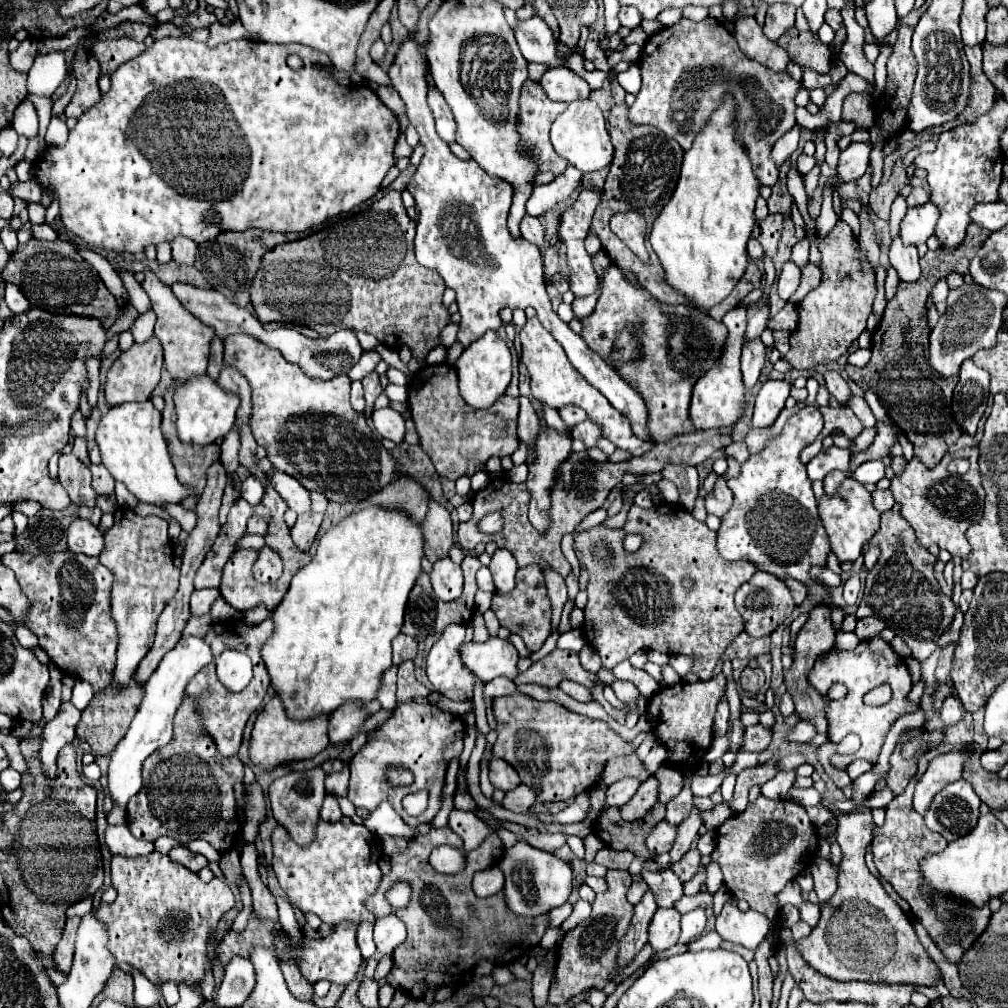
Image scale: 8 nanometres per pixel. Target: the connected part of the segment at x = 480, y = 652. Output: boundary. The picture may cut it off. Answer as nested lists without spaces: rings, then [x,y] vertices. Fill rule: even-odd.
[[[489,638],[487,642],[465,642],[459,648],[459,656],[463,664],[477,674],[483,682],[491,682],[497,676],[515,678],[519,654],[511,640]]]

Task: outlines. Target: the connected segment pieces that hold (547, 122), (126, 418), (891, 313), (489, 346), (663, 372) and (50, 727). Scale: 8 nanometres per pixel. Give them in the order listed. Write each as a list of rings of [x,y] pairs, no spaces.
[[[525,80],[523,90],[521,90],[521,116],[519,116],[519,134],[523,138],[525,144],[531,144],[533,152],[535,152],[535,160],[539,162],[539,170],[541,172],[553,172],[555,176],[563,174],[563,170],[567,168],[567,162],[553,150],[553,144],[549,140],[549,130],[551,124],[555,122],[555,118],[567,108],[567,104],[563,102],[553,102],[547,98],[547,94],[543,92],[539,82],[533,80]]]
[[[151,400],[145,402],[127,402],[121,406],[111,408],[99,422],[97,428],[97,446],[101,450],[103,466],[111,472],[111,476],[117,482],[123,482],[127,490],[139,500],[147,502],[159,508],[165,508],[167,504],[181,504],[187,496],[195,494],[195,488],[187,488],[185,484],[179,484],[175,476],[175,468],[171,464],[171,458],[167,456],[167,444],[161,434],[161,412],[151,404]]]
[[[971,224],[967,228],[967,238],[963,246],[955,254],[945,254],[941,250],[927,252],[921,258],[921,278],[915,284],[899,282],[897,296],[887,302],[887,310],[871,336],[871,360],[863,366],[845,366],[847,376],[859,384],[863,390],[871,390],[877,394],[881,406],[887,410],[891,420],[905,432],[905,436],[915,446],[915,456],[933,468],[941,462],[951,444],[963,434],[959,424],[955,424],[951,416],[951,398],[953,388],[957,384],[957,376],[943,378],[933,368],[929,368],[929,326],[927,326],[927,310],[925,302],[931,294],[931,288],[937,280],[955,272],[953,268],[961,266],[961,276],[969,272],[969,262],[983,246],[991,232],[979,228],[979,224]]]
[[[487,330],[477,342],[463,350],[453,368],[459,376],[459,392],[463,400],[473,408],[489,408],[501,394],[505,394],[505,388],[511,382],[511,352],[503,338],[493,330]]]
[[[611,264],[603,278],[603,290],[597,306],[591,316],[581,320],[581,324],[581,338],[601,358],[609,356],[617,334],[627,324],[633,324],[639,332],[643,358],[627,362],[617,372],[643,396],[649,410],[647,426],[651,430],[651,438],[655,442],[667,442],[677,434],[693,430],[689,420],[691,390],[695,382],[717,362],[719,348],[723,348],[727,340],[727,328],[723,322],[717,322],[703,312],[695,312],[689,306],[667,306],[657,302],[645,288],[631,286],[623,278],[621,270]]]
[[[63,702],[57,716],[43,726],[39,762],[45,778],[57,778],[57,754],[65,744],[75,738],[75,726],[79,724],[79,718],[81,712],[71,702]]]

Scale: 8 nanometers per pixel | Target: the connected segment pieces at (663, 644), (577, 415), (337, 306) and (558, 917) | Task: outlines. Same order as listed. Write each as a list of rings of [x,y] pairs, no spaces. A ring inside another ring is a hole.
[[[667,502],[655,504],[651,510],[645,510],[645,508],[639,508],[637,504],[633,504],[623,530],[609,530],[603,526],[595,526],[575,538],[575,548],[579,548],[579,550],[575,550],[577,558],[589,572],[589,586],[587,586],[589,604],[585,608],[583,634],[589,642],[589,646],[593,646],[597,650],[597,654],[601,656],[603,668],[613,670],[615,664],[627,660],[631,654],[635,654],[639,650],[645,650],[645,652],[657,650],[667,656],[677,654],[677,656],[695,658],[691,670],[701,680],[709,680],[713,676],[713,668],[725,654],[727,646],[743,632],[743,626],[745,626],[743,618],[739,616],[735,602],[733,602],[735,590],[757,572],[755,564],[747,562],[747,560],[729,562],[729,560],[721,558],[715,548],[715,544],[717,544],[715,538],[717,538],[715,532],[709,530],[705,522],[695,520],[679,504],[669,506]],[[627,532],[643,534],[645,542],[641,546],[641,552],[627,556],[627,552],[621,548],[621,538]],[[597,542],[609,544],[609,554],[611,554],[609,564],[607,562],[603,564],[597,558],[593,560],[593,556],[595,556],[593,550],[595,550]],[[683,578],[689,578],[693,582],[691,590],[683,588],[683,584],[681,584]]]
[[[565,406],[565,408],[559,410],[559,414],[561,414],[563,422],[565,422],[569,428],[573,428],[575,424],[579,424],[579,422],[583,422],[583,420],[587,418],[587,416],[583,414],[583,410],[577,408],[577,406]]]
[[[389,190],[381,200],[377,200],[375,204],[371,204],[367,210],[357,212],[355,218],[347,218],[339,226],[329,226],[329,228],[323,228],[323,230],[319,230],[319,232],[315,232],[315,234],[307,236],[307,238],[301,238],[301,240],[295,240],[295,242],[287,242],[287,244],[279,244],[275,250],[271,250],[271,252],[267,252],[263,256],[259,272],[255,272],[255,278],[251,282],[251,304],[253,304],[255,312],[257,312],[259,322],[261,324],[283,322],[283,324],[291,324],[291,326],[307,326],[307,328],[317,330],[321,336],[331,336],[333,332],[339,332],[343,328],[363,330],[363,332],[373,334],[383,346],[387,346],[391,350],[399,350],[399,348],[407,346],[411,350],[411,354],[413,354],[413,360],[425,364],[427,354],[433,348],[439,346],[439,334],[451,322],[451,316],[449,316],[449,310],[441,304],[445,282],[441,280],[441,276],[435,270],[427,270],[427,268],[423,268],[423,266],[417,264],[415,254],[413,254],[413,238],[415,238],[415,222],[405,212],[405,206],[401,202],[401,192]]]
[[[565,902],[565,904],[559,906],[559,908],[553,908],[553,910],[549,912],[549,914],[551,914],[551,926],[559,928],[559,926],[563,924],[563,920],[569,918],[571,912],[573,912],[573,904],[571,904],[571,902]]]

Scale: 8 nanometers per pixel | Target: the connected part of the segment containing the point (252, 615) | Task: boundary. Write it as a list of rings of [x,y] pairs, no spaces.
[[[259,604],[259,608],[247,610],[245,616],[243,616],[243,620],[245,620],[247,624],[259,624],[259,622],[263,622],[265,618],[269,618],[269,612],[267,612],[267,608],[263,608],[263,604]]]

